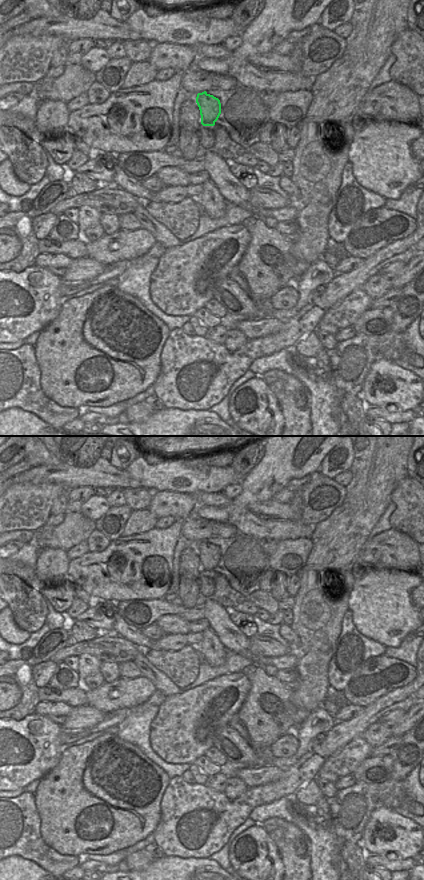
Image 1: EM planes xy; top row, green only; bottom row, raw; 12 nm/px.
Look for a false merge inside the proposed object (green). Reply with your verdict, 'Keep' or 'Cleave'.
Keep

